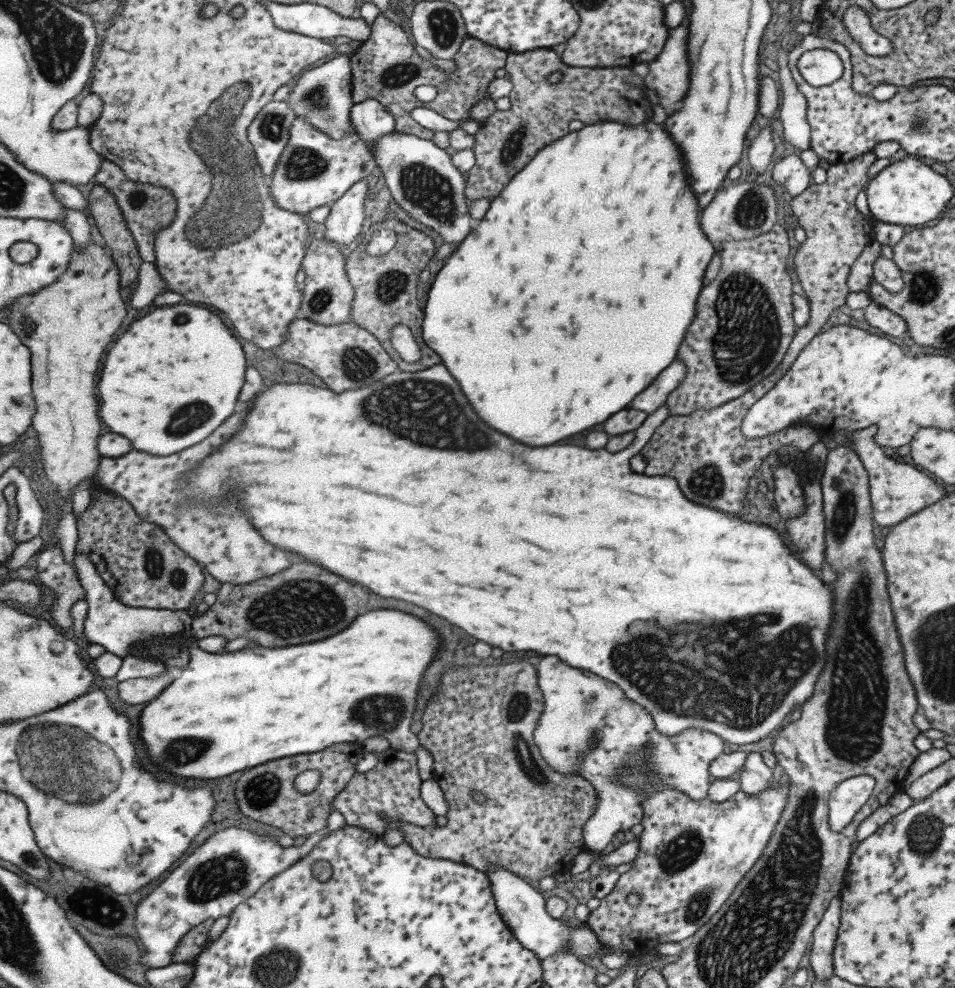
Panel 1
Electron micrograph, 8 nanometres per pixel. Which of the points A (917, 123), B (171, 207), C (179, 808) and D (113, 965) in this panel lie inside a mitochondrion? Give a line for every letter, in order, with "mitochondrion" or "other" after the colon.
A: mitochondrion
B: mitochondrion
C: other
D: other

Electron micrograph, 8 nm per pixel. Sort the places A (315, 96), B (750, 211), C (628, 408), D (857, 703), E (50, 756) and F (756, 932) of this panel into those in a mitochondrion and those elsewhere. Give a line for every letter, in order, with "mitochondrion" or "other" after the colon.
A: mitochondrion
B: mitochondrion
C: other
D: mitochondrion
E: mitochondrion
F: mitochondrion

